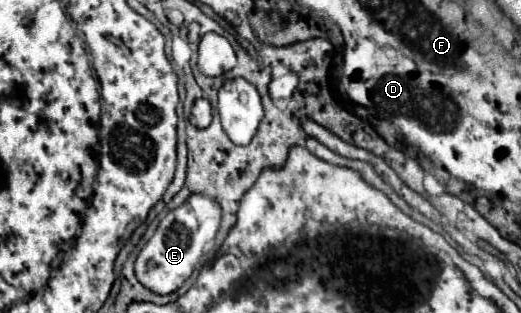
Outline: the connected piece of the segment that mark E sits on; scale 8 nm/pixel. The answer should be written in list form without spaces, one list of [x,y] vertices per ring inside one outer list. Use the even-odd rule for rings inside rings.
[[[191,194],[179,208],[169,210],[159,222],[151,240],[143,246],[135,260],[135,274],[143,286],[149,286],[155,294],[171,294],[183,286],[183,282],[193,274],[199,258],[213,242],[221,222],[221,206],[215,198],[205,194]]]

